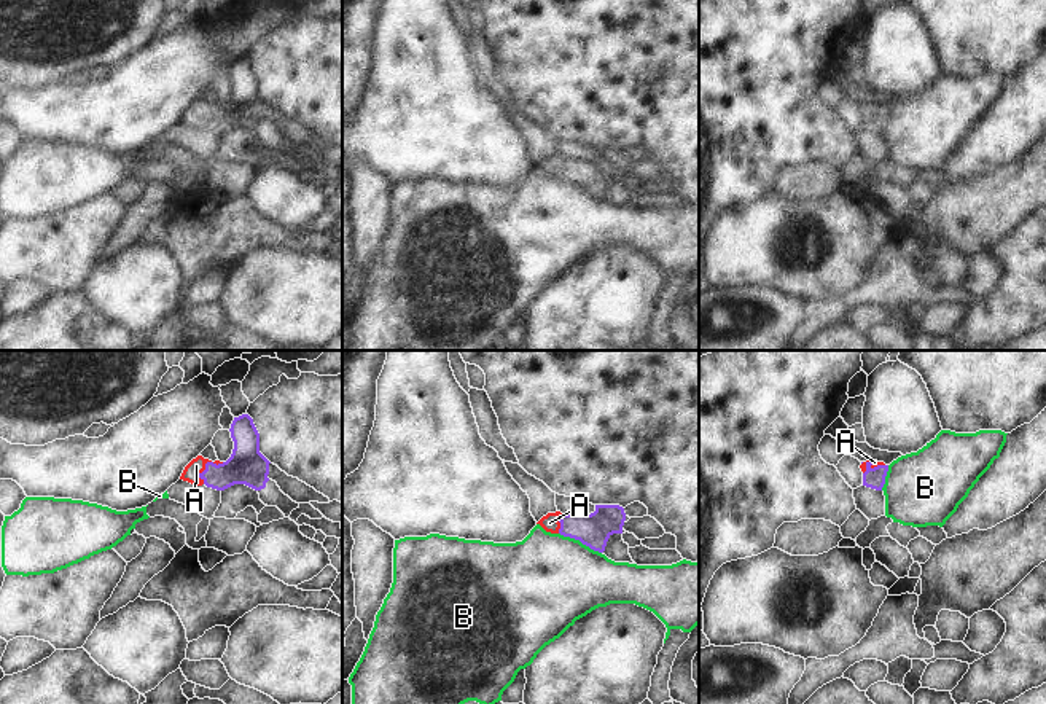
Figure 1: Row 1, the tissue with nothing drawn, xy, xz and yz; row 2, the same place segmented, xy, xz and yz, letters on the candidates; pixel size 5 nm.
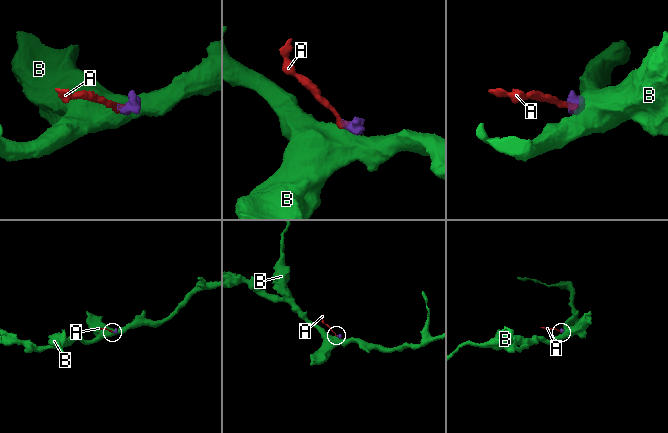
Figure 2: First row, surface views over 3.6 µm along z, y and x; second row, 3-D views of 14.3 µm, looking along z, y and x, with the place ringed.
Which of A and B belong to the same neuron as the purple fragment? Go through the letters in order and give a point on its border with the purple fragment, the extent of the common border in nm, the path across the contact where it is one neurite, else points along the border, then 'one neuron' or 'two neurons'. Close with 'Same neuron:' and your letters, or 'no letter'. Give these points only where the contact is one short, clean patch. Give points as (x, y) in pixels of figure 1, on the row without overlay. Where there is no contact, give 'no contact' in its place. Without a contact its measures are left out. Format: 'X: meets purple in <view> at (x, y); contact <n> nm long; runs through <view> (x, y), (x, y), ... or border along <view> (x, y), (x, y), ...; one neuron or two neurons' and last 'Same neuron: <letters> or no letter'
A: meets purple in xy at (207, 105); contact 160 nm long; runs through xy (247, 109), (207, 105), (196, 109); one neuron
B: meets purple in xz at (580, 183); contact 240 nm long; border along xz (559, 176), (578, 182), (601, 196); two neurons
Same neuron: A

